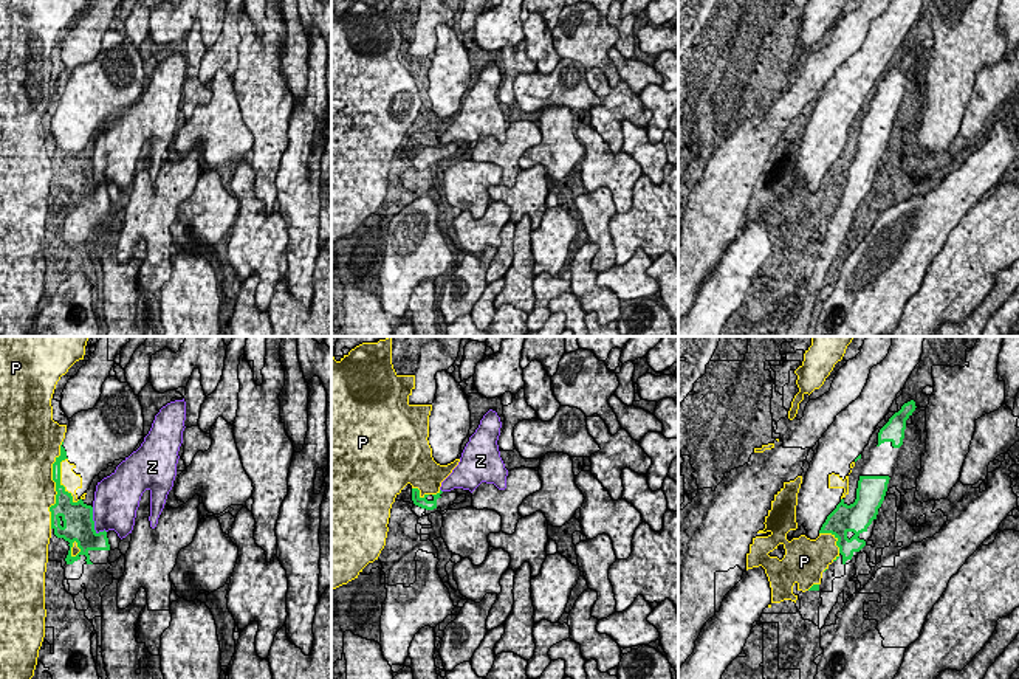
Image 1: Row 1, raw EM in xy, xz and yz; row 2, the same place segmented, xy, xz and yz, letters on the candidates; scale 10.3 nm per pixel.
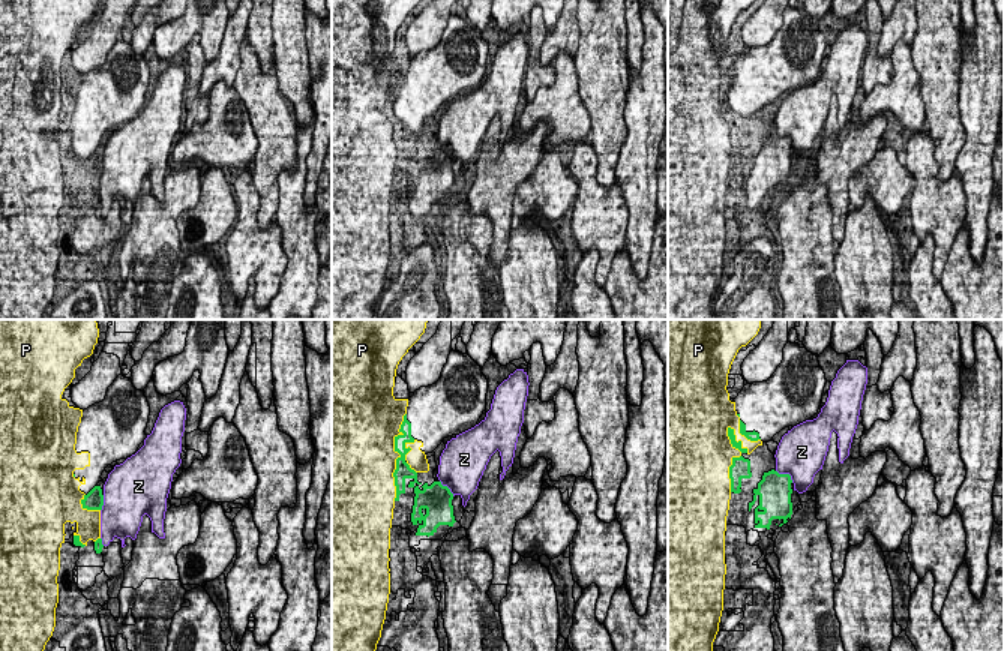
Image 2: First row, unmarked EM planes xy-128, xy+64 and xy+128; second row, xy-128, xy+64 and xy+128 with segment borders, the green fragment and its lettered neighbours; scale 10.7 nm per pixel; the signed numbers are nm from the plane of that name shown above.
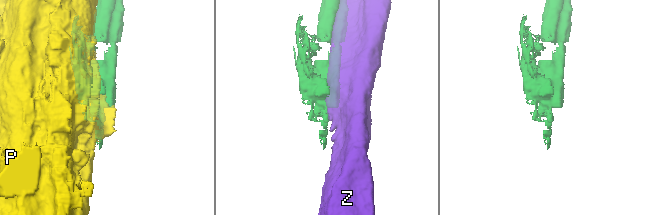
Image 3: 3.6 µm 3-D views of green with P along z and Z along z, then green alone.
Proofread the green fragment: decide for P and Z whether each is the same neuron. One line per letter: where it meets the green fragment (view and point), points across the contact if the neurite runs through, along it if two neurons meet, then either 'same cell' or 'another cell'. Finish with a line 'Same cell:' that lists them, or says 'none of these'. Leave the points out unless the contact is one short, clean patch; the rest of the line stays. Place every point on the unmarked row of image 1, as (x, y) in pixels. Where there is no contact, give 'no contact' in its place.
P: contact xy (56, 137); another cell
Z: contact xy (93, 177); another cell
Same cell: none of these

